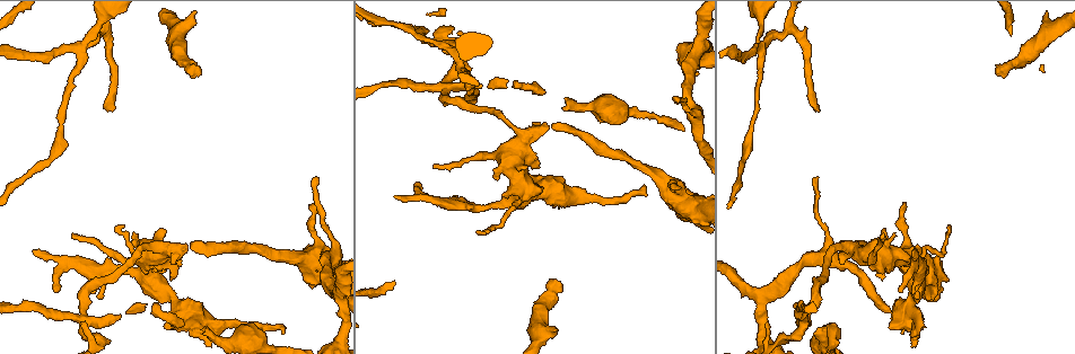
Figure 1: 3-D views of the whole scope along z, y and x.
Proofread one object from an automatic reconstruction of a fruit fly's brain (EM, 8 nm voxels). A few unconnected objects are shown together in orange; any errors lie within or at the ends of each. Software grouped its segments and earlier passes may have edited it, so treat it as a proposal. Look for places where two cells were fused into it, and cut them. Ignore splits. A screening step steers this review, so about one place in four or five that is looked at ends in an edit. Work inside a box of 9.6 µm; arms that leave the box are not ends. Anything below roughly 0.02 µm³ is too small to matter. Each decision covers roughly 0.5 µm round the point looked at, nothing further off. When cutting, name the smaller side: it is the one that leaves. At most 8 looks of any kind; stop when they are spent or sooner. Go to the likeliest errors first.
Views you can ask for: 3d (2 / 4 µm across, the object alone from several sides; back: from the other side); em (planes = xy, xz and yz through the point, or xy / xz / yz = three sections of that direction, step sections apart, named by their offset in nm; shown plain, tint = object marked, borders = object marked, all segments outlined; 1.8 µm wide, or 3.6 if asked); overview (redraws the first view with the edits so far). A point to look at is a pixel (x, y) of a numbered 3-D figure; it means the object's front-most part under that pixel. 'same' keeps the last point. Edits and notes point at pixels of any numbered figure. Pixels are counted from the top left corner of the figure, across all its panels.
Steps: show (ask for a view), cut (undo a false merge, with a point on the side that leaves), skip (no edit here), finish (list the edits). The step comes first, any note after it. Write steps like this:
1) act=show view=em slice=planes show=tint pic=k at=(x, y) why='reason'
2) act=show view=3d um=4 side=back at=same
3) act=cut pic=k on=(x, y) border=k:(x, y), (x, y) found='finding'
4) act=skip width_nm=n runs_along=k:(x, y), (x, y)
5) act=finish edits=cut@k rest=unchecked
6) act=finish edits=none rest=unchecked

act=show view=em um=3.6 slice=planes show=plain pic=1 at=(500, 155) why='looks like a crossing'

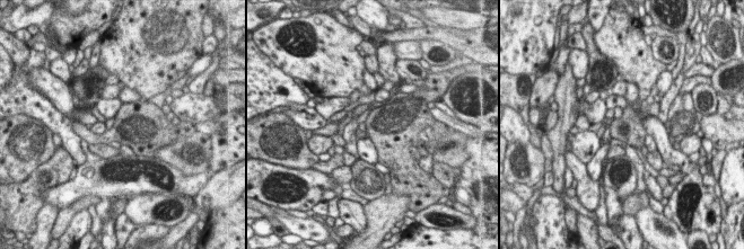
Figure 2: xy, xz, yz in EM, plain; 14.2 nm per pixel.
act=show view=em um=3.6 slice=planes show=tint at=same why='with the object marked'

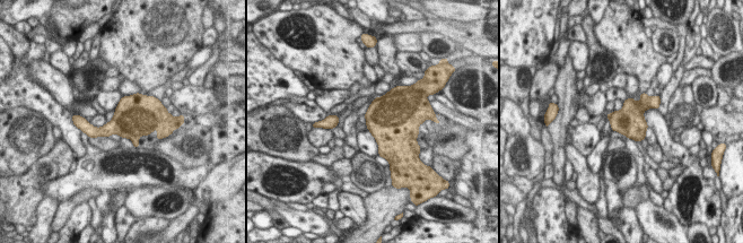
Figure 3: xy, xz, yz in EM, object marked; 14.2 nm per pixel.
act=skip found='continuous, no second cell'

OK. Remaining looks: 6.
act=show view=3d um=4 pic=1 at=(661, 182) why='sharp bend'

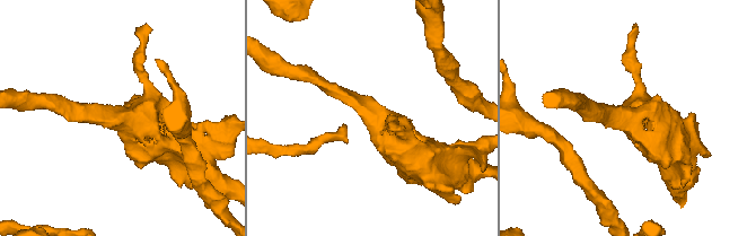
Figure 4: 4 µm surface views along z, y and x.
act=show view=em slice=xz step=4 show=tint pic=4 at=(377, 115) why='need the tissue'

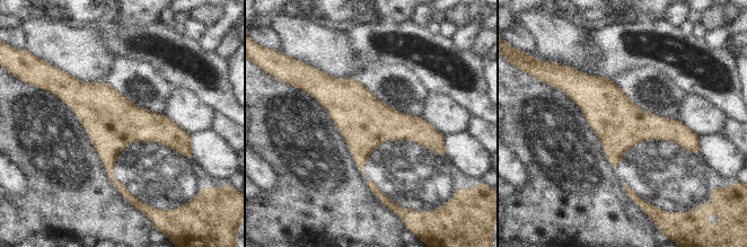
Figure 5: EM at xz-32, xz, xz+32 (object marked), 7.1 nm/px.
act=skip width_nm=360 runs_along=5:(313, 89), (367, 122), (438, 134) found='all the same cell'

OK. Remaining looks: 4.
act=show view=em slice=planes show=tint pic=1 at=(61, 126) why='thin neck'

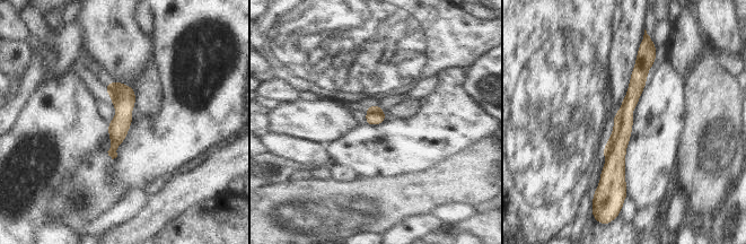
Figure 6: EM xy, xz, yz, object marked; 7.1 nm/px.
act=skip runs_along=6:(641, 53), (616, 145), (623, 188) found='all the same cell'

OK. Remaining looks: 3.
act=finish edits=none rest=unchecked

